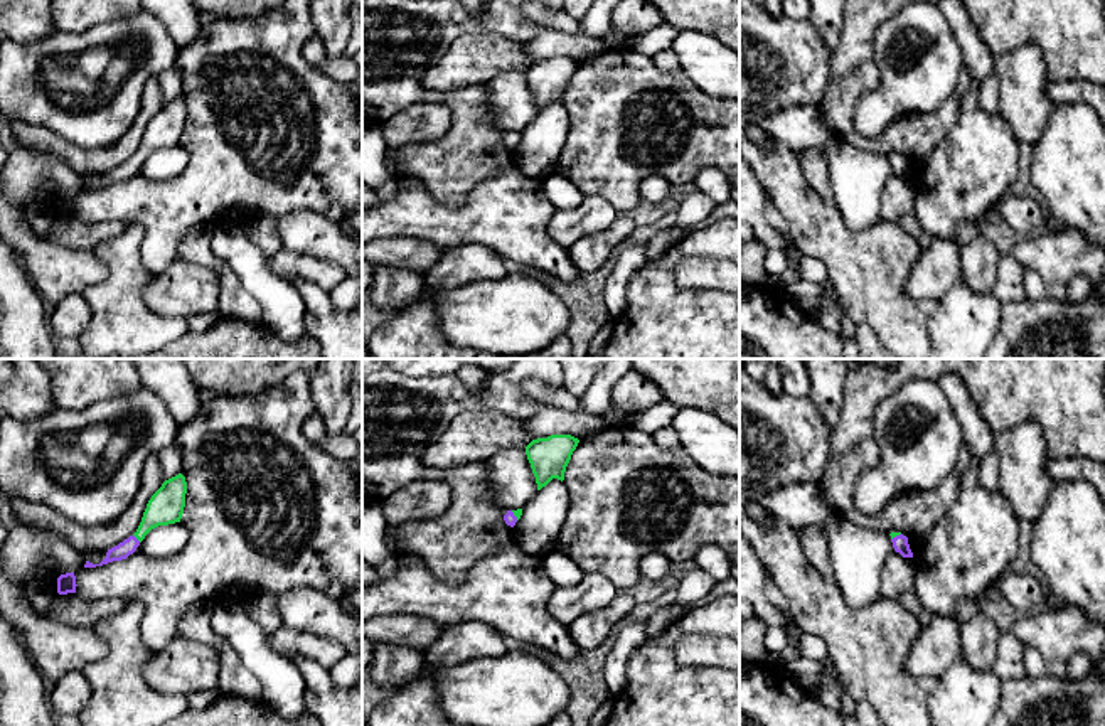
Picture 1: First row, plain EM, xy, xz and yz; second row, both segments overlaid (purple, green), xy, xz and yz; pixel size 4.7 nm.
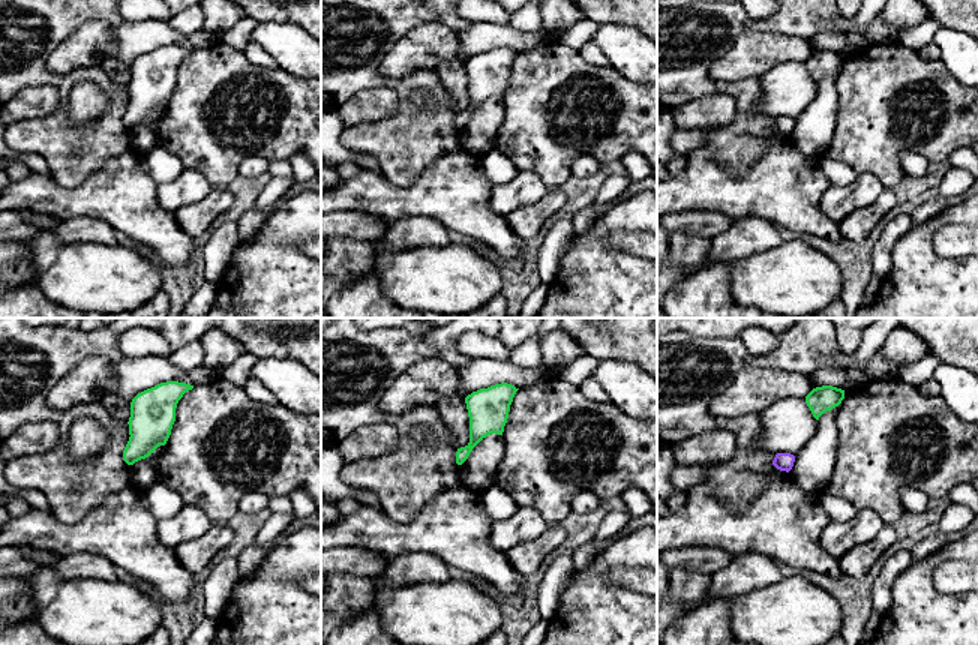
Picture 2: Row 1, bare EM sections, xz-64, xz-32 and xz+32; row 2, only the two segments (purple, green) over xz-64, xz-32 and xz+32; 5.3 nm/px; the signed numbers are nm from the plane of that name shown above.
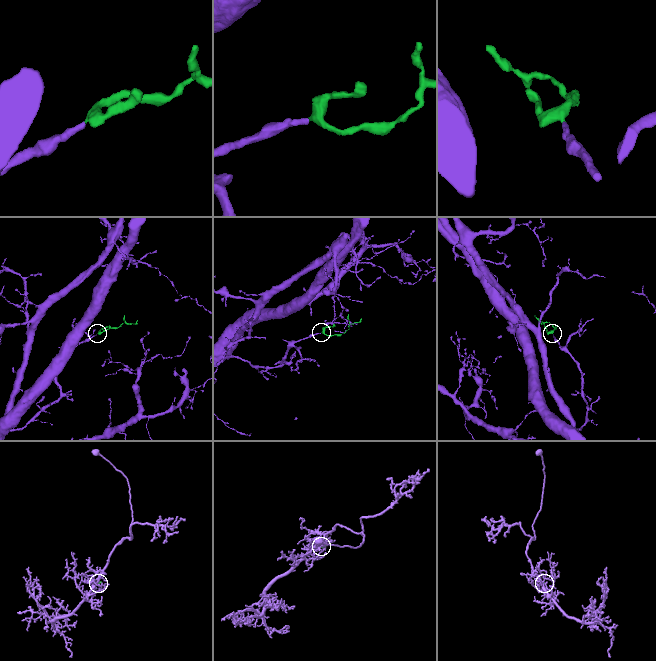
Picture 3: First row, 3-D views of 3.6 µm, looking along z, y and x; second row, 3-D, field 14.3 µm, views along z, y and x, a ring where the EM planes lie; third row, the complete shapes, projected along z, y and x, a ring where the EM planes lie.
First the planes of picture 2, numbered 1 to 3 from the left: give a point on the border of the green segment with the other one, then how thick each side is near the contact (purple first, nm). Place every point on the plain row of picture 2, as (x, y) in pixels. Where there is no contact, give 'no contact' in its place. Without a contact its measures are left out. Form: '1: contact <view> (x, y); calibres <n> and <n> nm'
1: no contact
2: no contact
3: no contact

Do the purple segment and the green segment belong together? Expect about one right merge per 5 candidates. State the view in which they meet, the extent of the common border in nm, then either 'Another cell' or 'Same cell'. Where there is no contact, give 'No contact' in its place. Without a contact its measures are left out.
Touches purple in xy. Shared border 50 nm. Same cell

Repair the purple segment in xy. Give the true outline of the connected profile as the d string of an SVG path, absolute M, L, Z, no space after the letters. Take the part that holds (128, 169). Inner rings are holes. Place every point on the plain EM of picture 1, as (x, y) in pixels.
M182 96L165 103L152 118L143 135L141 145L133 158L108 172L99 187L86 184L84 190L96 190L113 184L126 182L136 173L145 158L158 150L180 145L185 130L187 104Z

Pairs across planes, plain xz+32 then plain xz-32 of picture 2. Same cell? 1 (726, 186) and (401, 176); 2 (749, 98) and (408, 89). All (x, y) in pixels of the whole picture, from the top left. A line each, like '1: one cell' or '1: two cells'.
1: two cells
2: one cell

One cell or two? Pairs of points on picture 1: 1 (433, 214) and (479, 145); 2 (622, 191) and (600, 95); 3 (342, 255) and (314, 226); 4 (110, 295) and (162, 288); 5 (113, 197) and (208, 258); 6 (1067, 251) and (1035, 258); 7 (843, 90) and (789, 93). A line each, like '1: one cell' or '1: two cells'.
1: two cells
2: one cell
3: one cell
4: two cells
5: two cells
6: one cell
7: two cells

